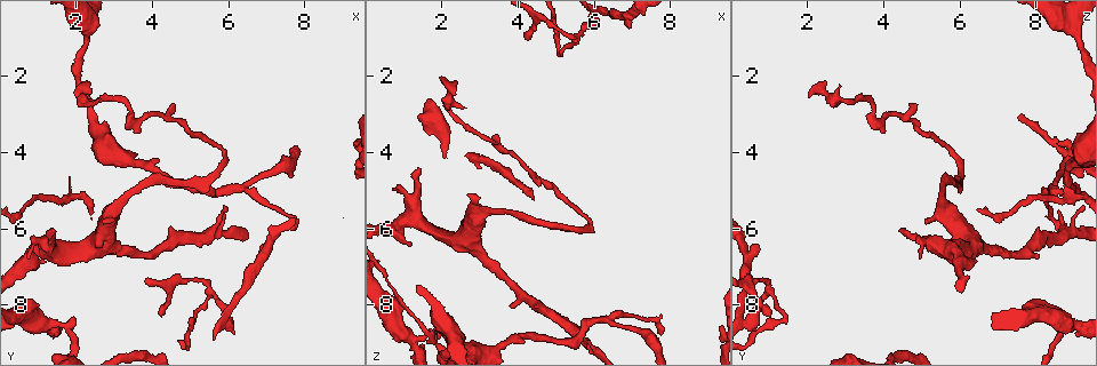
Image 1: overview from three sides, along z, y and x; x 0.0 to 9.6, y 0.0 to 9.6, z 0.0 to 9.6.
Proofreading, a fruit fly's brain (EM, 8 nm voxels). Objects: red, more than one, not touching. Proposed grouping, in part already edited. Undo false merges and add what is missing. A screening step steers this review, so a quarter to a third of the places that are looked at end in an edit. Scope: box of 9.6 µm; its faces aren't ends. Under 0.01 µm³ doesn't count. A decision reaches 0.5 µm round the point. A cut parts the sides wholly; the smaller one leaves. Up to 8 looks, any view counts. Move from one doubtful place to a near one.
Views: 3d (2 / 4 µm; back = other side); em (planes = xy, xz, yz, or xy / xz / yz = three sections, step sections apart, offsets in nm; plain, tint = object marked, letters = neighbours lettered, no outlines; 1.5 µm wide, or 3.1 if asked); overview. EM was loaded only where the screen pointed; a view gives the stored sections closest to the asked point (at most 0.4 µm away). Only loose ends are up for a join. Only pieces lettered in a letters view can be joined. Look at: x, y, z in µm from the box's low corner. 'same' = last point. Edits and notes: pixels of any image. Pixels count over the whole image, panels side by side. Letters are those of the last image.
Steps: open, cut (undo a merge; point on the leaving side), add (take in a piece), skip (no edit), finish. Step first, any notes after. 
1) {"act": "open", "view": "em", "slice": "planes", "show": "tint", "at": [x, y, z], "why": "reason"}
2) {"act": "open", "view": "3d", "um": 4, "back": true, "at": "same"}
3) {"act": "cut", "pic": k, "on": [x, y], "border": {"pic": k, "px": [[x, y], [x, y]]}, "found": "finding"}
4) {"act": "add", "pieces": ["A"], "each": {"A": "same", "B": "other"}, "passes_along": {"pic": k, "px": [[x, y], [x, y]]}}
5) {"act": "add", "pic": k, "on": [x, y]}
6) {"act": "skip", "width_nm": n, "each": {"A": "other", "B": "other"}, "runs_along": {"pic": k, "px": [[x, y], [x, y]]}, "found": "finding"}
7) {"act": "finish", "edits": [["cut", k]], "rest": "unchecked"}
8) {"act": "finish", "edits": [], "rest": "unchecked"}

{"act": "open", "view": "em", "slice": "planes", "show": "plain", "at": [0.75, 6.75, 5.00]}

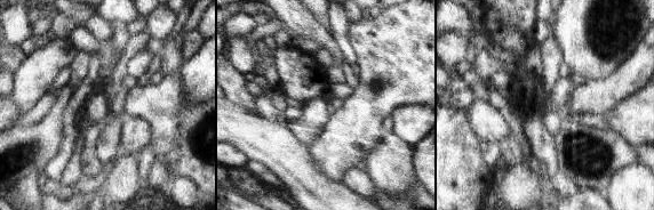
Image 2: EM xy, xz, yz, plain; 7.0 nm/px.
{"act": "open", "view": "em", "slice": "planes", "show": "letters", "at": "same", "why": "what lies round it"}

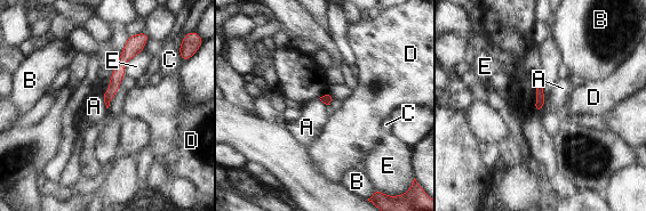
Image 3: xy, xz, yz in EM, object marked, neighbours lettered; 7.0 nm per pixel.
{"act": "skip", "each": {"A": "other", "B": "other", "C": "other", "D": "other", "E": "other"}, "found": "none of them fits"}

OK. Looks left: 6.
{"act": "open", "view": "em", "slice": "planes", "show": "tint", "at": [5.55, 7.70, 1.00], "why": "three-way junction"}

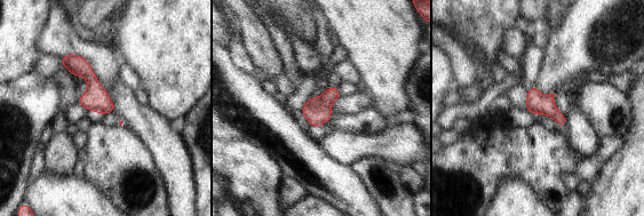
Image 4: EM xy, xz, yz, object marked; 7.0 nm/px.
{"act": "open", "view": "em", "slice": "planes", "show": "letters", "at": "same"}

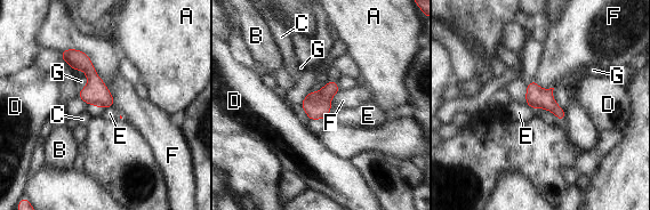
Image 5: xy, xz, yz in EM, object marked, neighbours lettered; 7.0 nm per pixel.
{"act": "skip", "longest_contact_nm": ["G", 150], "each": {"A": "other", "B": "other", "C": "other", "D": "other", "E": "other", "F": "other", "G": "other"}, "found": "one neuron here"}

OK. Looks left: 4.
{"act": "open", "view": "em", "slice": "planes", "show": "tint", "at": [6.40, 5.00, 8.40], "why": "three-way junction"}

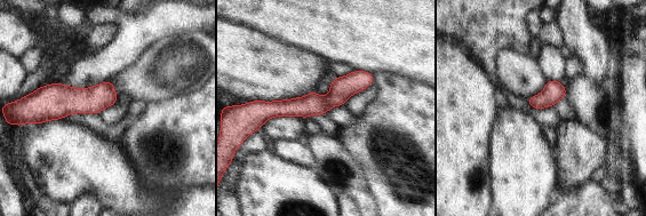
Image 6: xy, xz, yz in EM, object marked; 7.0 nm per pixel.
{"act": "open", "view": "em", "slice": "planes", "show": "letters", "at": "same", "why": "see the neighbours"}

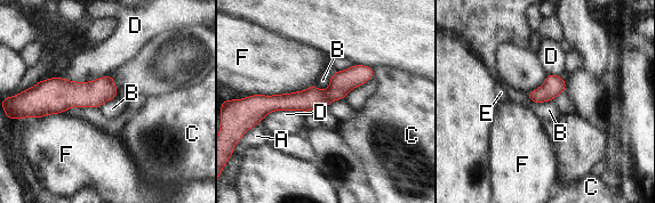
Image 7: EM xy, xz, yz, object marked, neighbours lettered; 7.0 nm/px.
{"act": "skip", "each": {"A": "other", "B": "other", "C": "other", "D": "other", "E": "other", "F": "other"}, "runs_along": {"pic": 7, "px": [[370, 71], [324, 98], [257, 107]]}, "found": "continuous, no second neuron"}

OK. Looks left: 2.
{"act": "finish", "edits": [], "rest": "unchecked"}

